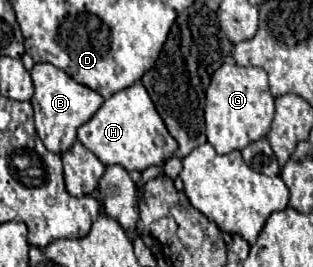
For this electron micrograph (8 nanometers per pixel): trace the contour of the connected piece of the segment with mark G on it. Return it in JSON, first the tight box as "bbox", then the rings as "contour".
{"bbox":[205,64,273,154],"contour":[[[223,64],[211,78],[205,102],[207,142],[217,154],[243,150],[247,144],[265,138],[273,120],[273,96],[269,92],[263,68],[245,68],[239,64]]]}

